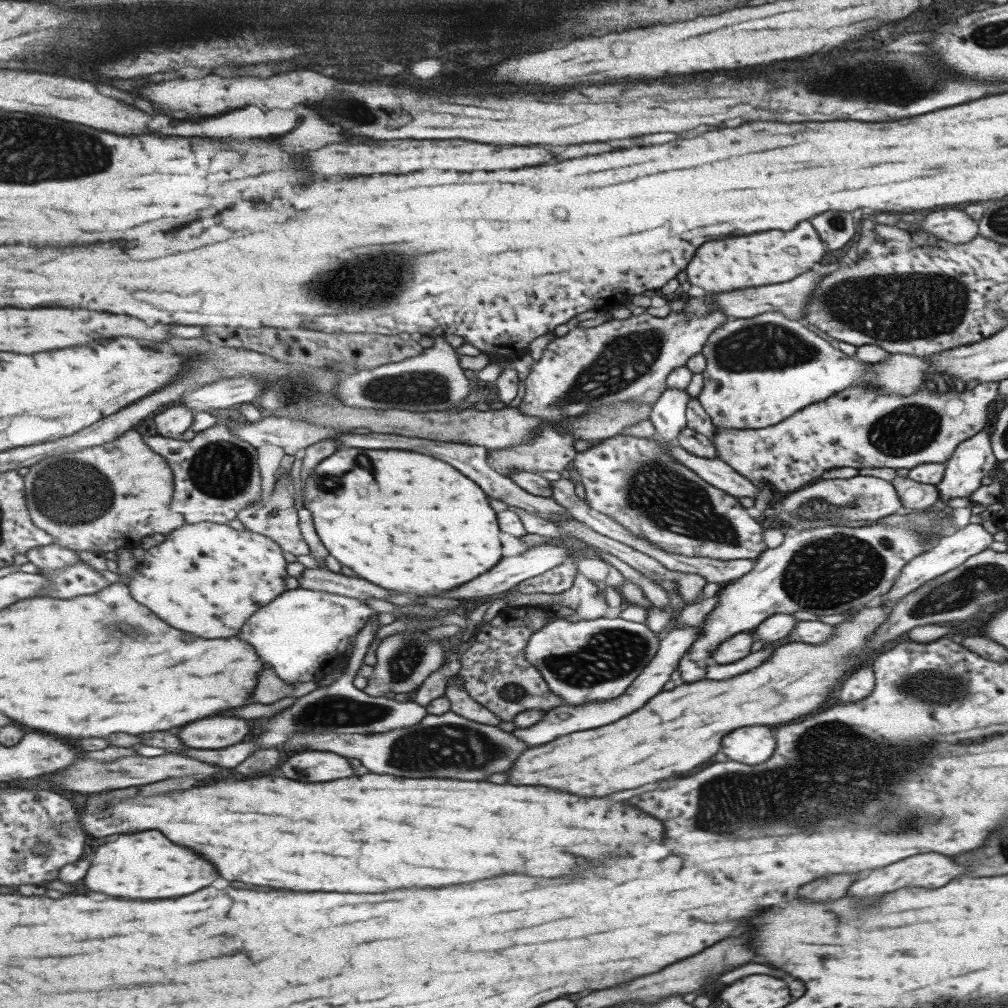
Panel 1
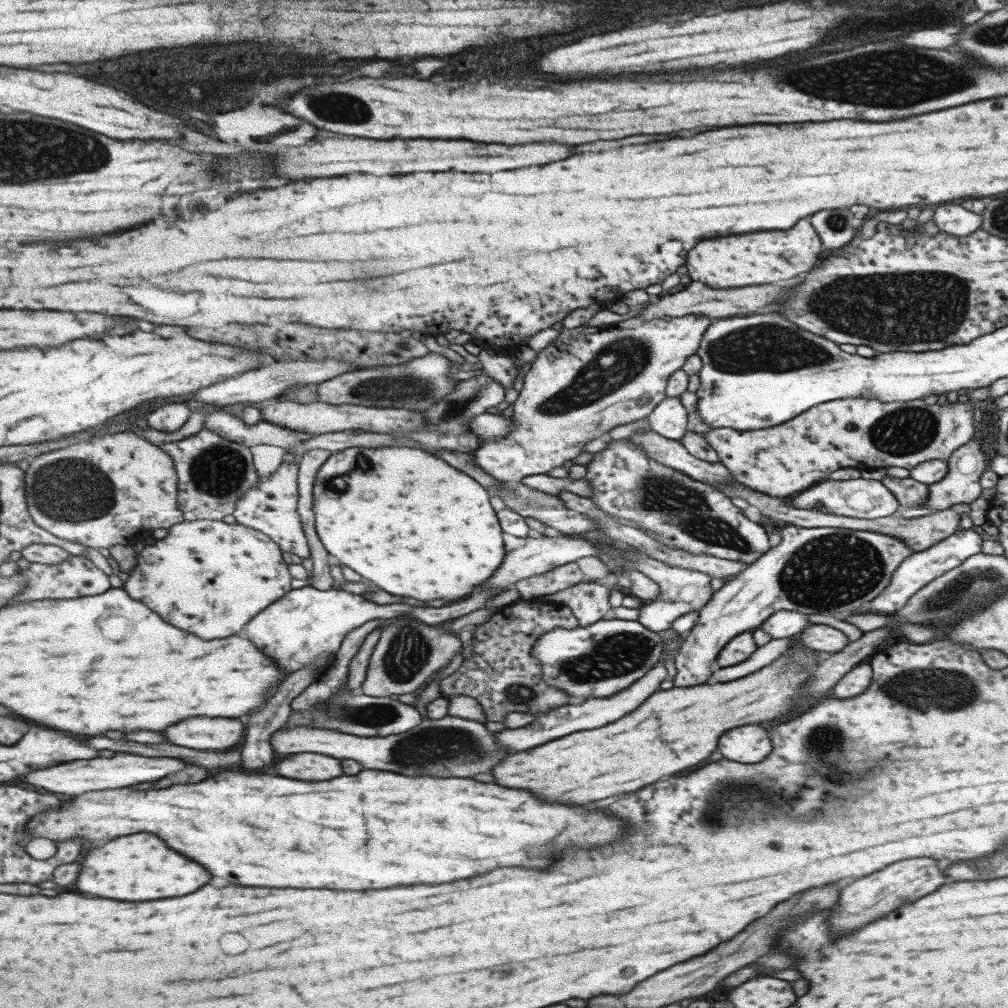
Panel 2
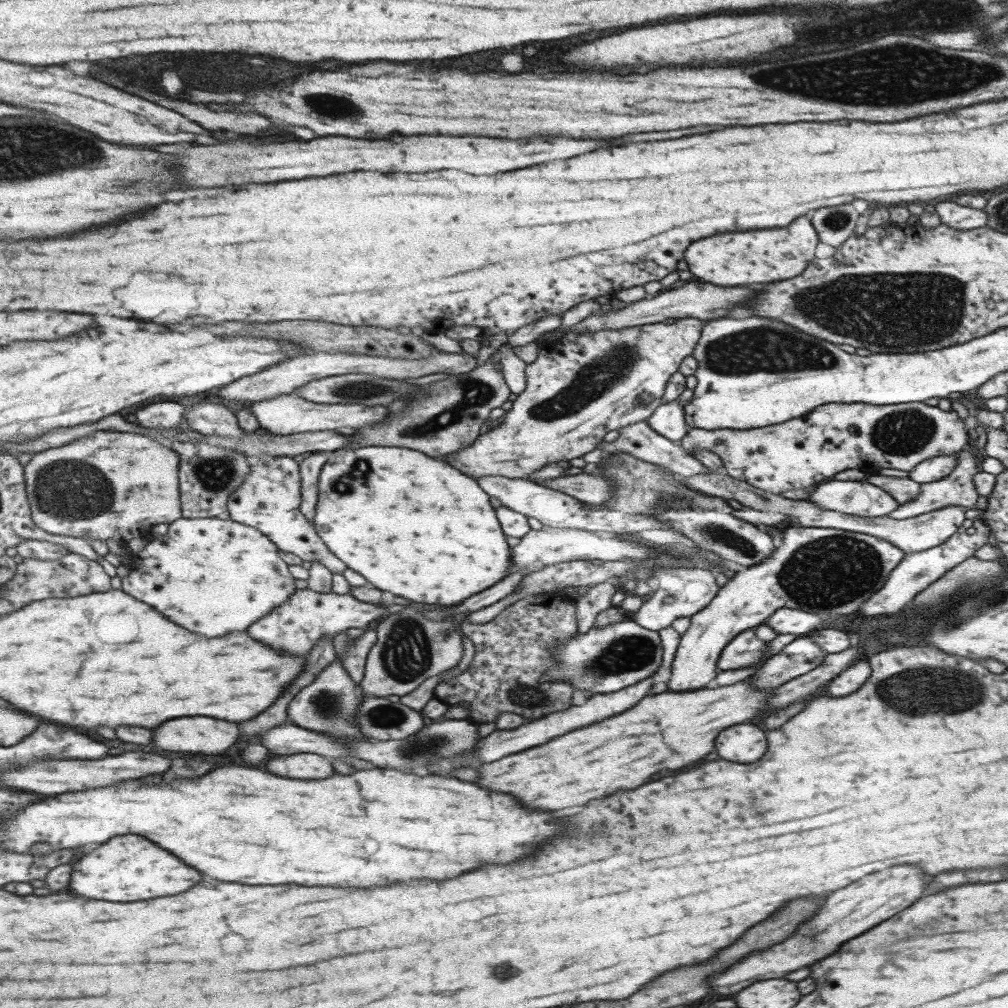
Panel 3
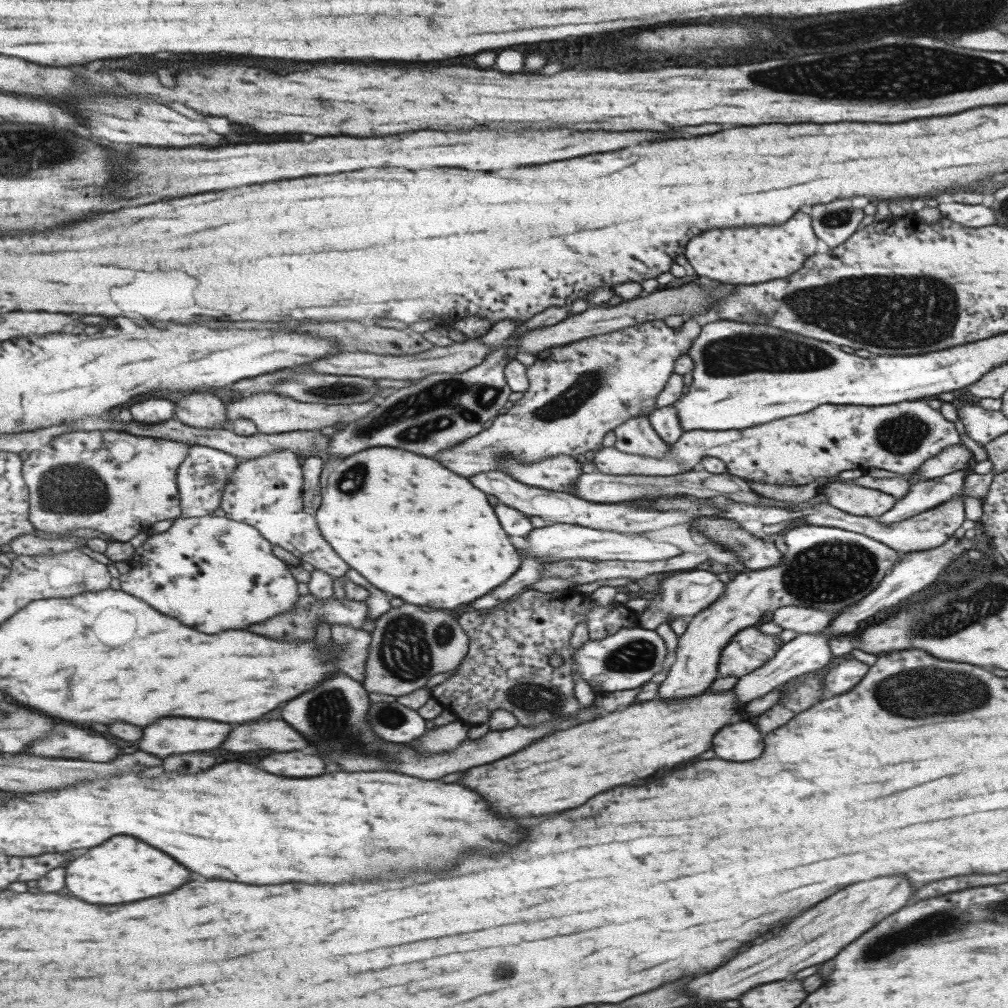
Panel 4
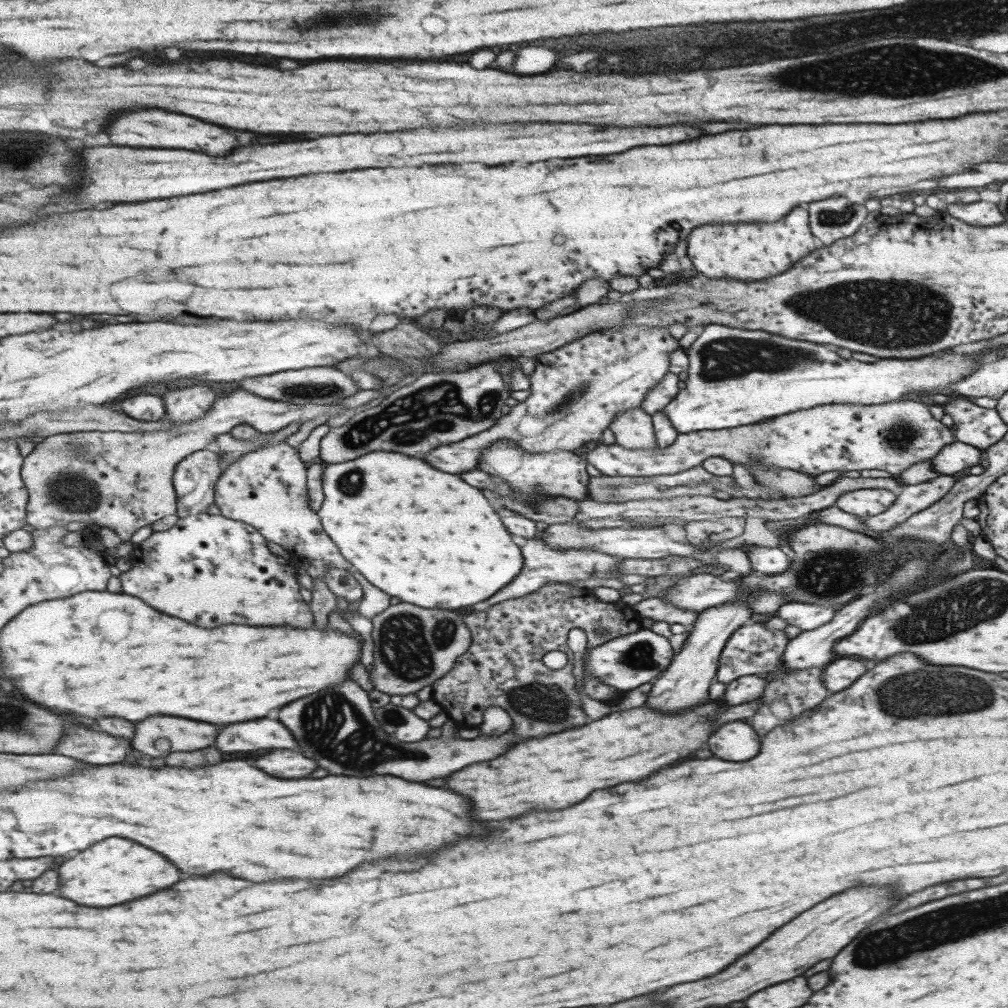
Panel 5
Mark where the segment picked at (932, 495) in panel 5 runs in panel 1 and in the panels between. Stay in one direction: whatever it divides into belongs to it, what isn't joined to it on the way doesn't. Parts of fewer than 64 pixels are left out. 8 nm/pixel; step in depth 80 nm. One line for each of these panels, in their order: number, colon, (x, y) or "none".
1: (972, 459)
2: (960, 484)
3: (956, 488)
4: (923, 495)

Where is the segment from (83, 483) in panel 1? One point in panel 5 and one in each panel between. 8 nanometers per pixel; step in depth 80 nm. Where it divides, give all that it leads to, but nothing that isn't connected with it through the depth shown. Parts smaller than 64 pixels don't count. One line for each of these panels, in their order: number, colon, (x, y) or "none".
2: (120, 487)
3: (118, 485)
4: (120, 484)
5: (123, 481)

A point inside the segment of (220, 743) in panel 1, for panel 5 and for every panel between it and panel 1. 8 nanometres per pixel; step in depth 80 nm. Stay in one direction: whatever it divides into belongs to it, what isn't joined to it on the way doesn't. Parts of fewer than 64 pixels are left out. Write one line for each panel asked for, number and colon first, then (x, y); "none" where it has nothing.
2: (200, 733)
3: (195, 733)
4: (170, 736)
5: (181, 733)

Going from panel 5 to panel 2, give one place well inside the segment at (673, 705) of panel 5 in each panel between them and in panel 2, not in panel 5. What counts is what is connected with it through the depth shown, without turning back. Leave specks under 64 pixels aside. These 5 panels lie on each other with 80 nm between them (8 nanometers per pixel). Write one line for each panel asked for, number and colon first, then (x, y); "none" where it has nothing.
2: (828, 571)
3: (826, 571)
4: (829, 569)

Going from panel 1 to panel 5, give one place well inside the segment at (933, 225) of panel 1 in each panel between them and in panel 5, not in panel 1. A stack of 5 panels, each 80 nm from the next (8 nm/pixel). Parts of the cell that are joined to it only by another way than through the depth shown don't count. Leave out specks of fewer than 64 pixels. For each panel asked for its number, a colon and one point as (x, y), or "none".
2: (951, 219)
3: (958, 217)
4: (971, 215)
5: (982, 213)

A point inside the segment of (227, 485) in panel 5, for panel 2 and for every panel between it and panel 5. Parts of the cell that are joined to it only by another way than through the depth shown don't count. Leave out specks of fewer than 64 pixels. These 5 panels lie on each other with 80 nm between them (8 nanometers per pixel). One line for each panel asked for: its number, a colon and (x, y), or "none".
2: (269, 507)
3: (268, 500)
4: (265, 492)

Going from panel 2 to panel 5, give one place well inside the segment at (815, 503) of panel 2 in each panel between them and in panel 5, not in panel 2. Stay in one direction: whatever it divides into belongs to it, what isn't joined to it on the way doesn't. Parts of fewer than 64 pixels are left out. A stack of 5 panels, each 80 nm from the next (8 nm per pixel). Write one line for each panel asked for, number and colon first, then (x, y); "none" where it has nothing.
3: (862, 499)
4: (853, 499)
5: (862, 503)

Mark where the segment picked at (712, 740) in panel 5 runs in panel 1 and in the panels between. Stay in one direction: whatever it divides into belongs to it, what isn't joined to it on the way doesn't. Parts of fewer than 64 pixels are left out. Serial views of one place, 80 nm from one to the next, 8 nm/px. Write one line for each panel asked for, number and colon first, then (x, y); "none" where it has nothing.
1: (754, 744)
2: (747, 744)
3: (744, 743)
4: (740, 742)

